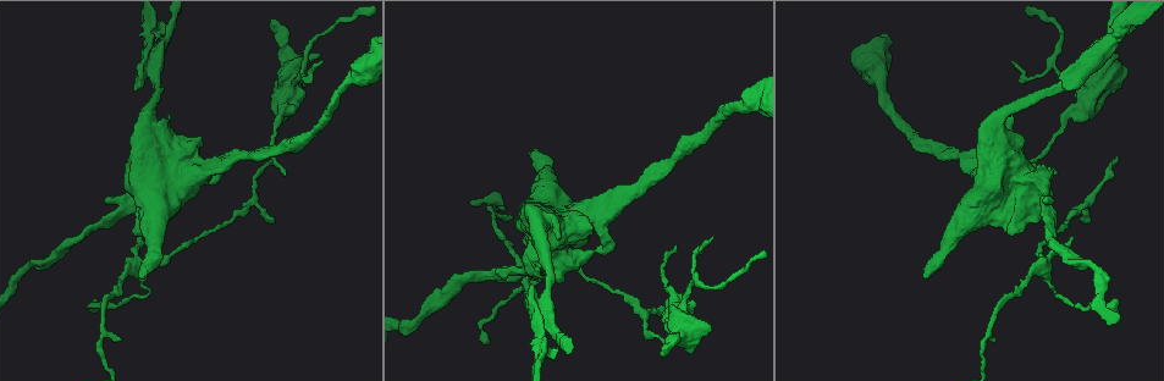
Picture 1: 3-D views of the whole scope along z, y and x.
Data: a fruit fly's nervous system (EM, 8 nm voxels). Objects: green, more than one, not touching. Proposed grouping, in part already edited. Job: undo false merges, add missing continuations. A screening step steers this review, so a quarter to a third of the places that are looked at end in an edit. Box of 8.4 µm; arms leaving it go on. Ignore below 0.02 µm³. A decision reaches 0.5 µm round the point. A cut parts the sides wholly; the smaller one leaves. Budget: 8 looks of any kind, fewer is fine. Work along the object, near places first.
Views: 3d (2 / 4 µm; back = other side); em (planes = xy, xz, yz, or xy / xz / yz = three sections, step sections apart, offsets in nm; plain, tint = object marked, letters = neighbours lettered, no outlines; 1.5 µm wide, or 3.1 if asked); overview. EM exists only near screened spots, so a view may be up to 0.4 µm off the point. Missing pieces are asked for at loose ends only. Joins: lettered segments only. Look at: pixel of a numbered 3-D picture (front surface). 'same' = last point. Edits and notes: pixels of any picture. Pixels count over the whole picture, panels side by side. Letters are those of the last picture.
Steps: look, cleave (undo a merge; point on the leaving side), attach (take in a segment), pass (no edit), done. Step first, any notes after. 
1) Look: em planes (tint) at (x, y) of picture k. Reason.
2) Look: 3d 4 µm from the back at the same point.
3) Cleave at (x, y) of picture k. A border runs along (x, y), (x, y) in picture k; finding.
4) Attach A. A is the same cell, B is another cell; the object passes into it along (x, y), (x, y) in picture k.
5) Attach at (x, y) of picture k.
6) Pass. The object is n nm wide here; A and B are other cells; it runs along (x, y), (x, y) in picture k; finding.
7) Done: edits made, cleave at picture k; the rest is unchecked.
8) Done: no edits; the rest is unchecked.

Look: em planes (letters) at (154, 68) of picture 1. Side arm on a straight run.

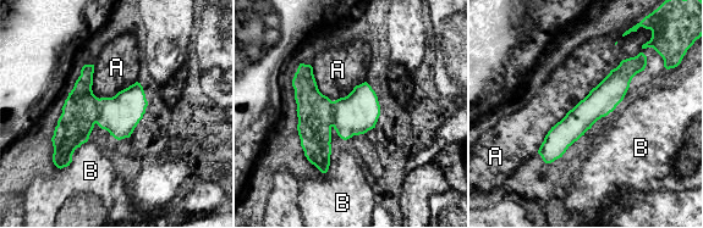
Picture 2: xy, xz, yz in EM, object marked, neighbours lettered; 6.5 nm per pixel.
Cleave at (314, 111) of picture 2. A and B are other cells; a border runs along (331, 101), (333, 126) in picture 2; a second neuron is stuck on.

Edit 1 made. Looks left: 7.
Look: overview. Redraw.

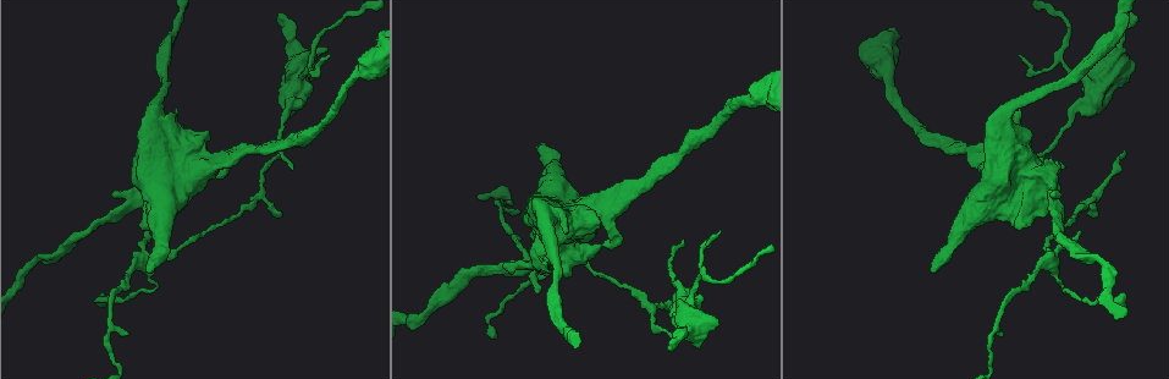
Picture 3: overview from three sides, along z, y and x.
Look: 3d 4 µm at (600, 222) of picture 3. An open end.

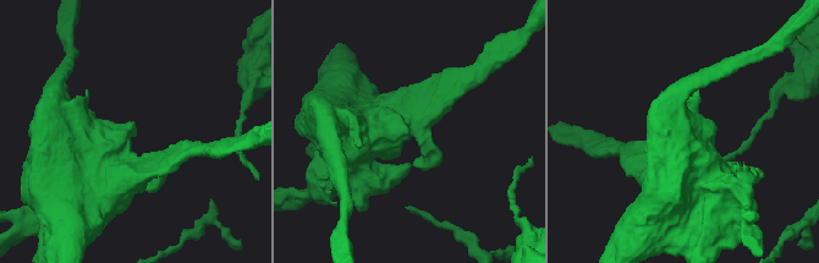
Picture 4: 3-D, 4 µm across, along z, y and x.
Look: em planes (letters) at (133, 121) of picture 4.

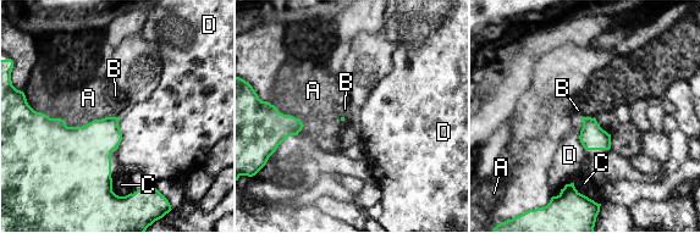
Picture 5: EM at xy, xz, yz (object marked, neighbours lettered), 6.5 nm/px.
Pass. A, B, C and D are other cells; a border runs along (105, 116), (115, 117) in picture 5; no lettered segment goes on from it.

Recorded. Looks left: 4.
Look: em planes (letters) at (537, 294) of picture 3. Branch stops here.

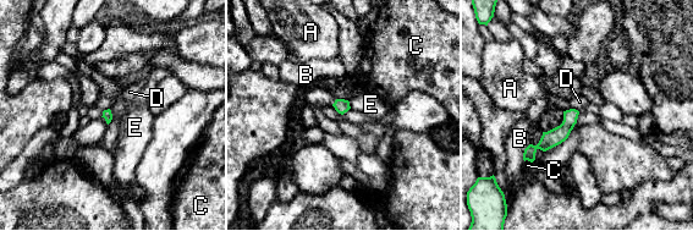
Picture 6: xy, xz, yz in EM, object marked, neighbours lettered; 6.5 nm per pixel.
Pass. The longest contact is with C, 150 nm; A, B, C, D and E are other cells; none of them fits.

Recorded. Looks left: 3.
Done: edits made, cleave at picture 2; the rest is unchecked.

